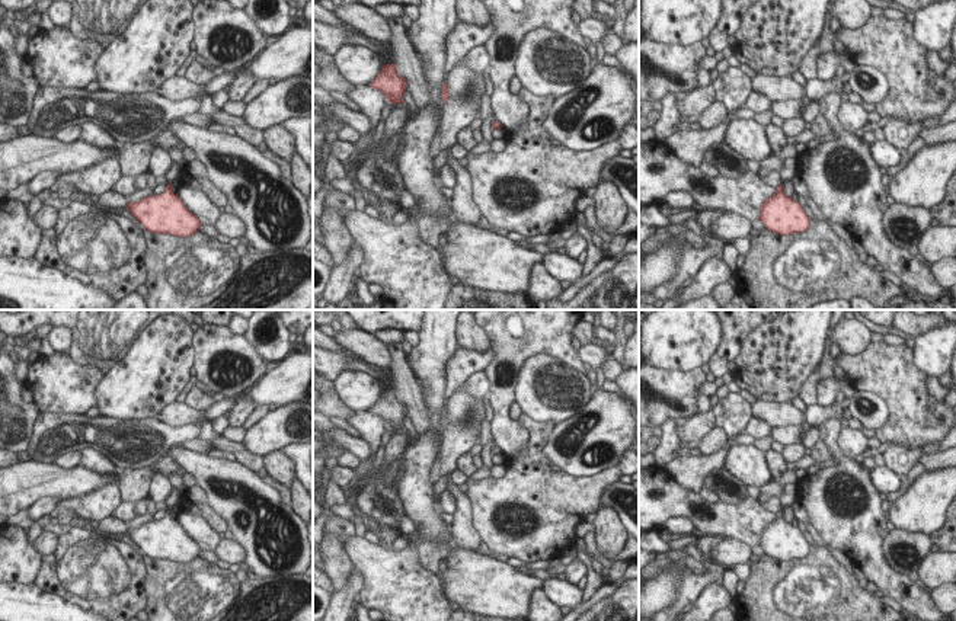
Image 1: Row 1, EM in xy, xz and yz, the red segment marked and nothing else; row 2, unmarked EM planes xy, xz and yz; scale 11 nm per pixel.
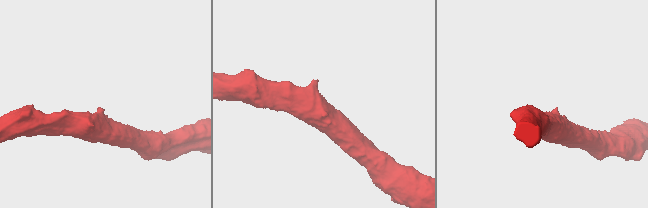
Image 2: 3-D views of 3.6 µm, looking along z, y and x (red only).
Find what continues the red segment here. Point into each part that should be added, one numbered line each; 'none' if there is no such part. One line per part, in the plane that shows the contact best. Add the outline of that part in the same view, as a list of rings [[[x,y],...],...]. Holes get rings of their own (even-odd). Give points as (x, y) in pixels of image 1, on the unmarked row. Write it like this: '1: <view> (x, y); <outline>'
none

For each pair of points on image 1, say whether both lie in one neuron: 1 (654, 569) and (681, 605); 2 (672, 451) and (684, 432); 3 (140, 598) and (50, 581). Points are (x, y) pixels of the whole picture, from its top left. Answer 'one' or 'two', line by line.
1: one
2: two
3: one

